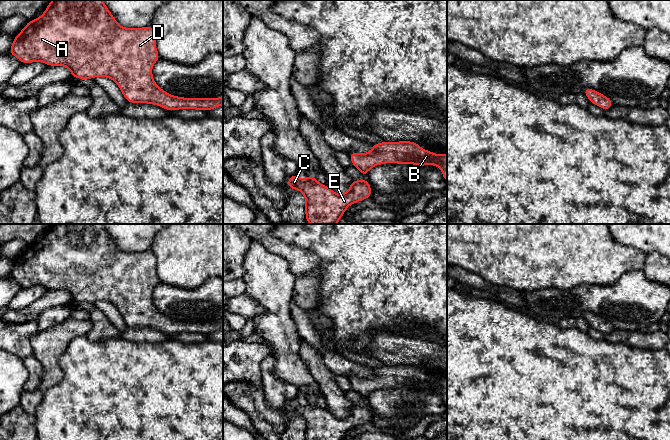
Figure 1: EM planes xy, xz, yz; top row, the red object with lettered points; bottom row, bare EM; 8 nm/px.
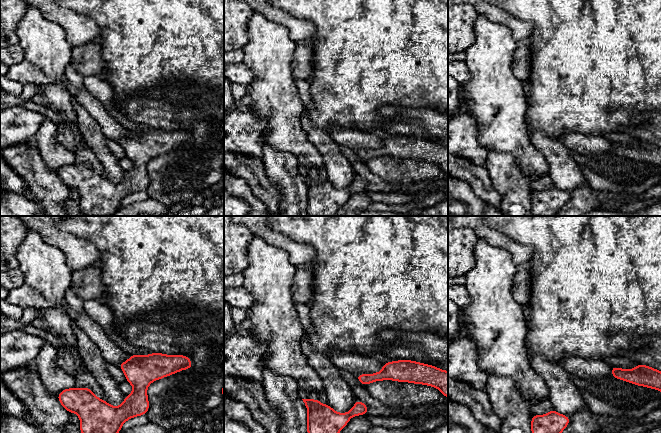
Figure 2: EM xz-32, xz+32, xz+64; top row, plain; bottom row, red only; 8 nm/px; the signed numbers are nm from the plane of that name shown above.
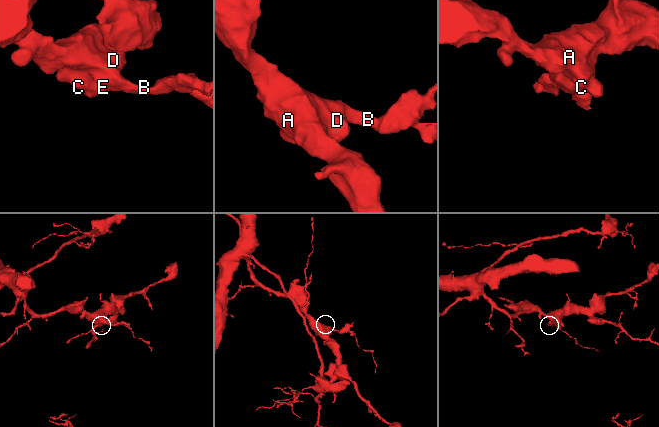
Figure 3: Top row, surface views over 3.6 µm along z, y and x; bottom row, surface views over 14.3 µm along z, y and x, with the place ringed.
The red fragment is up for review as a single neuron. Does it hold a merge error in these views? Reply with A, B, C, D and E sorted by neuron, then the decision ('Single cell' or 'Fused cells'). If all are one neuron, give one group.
Groups: A B C D E. Single cell

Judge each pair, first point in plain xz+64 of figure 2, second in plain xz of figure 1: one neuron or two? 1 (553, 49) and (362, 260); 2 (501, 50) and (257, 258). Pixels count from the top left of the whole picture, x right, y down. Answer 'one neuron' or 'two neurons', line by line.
1: one neuron
2: one neuron

